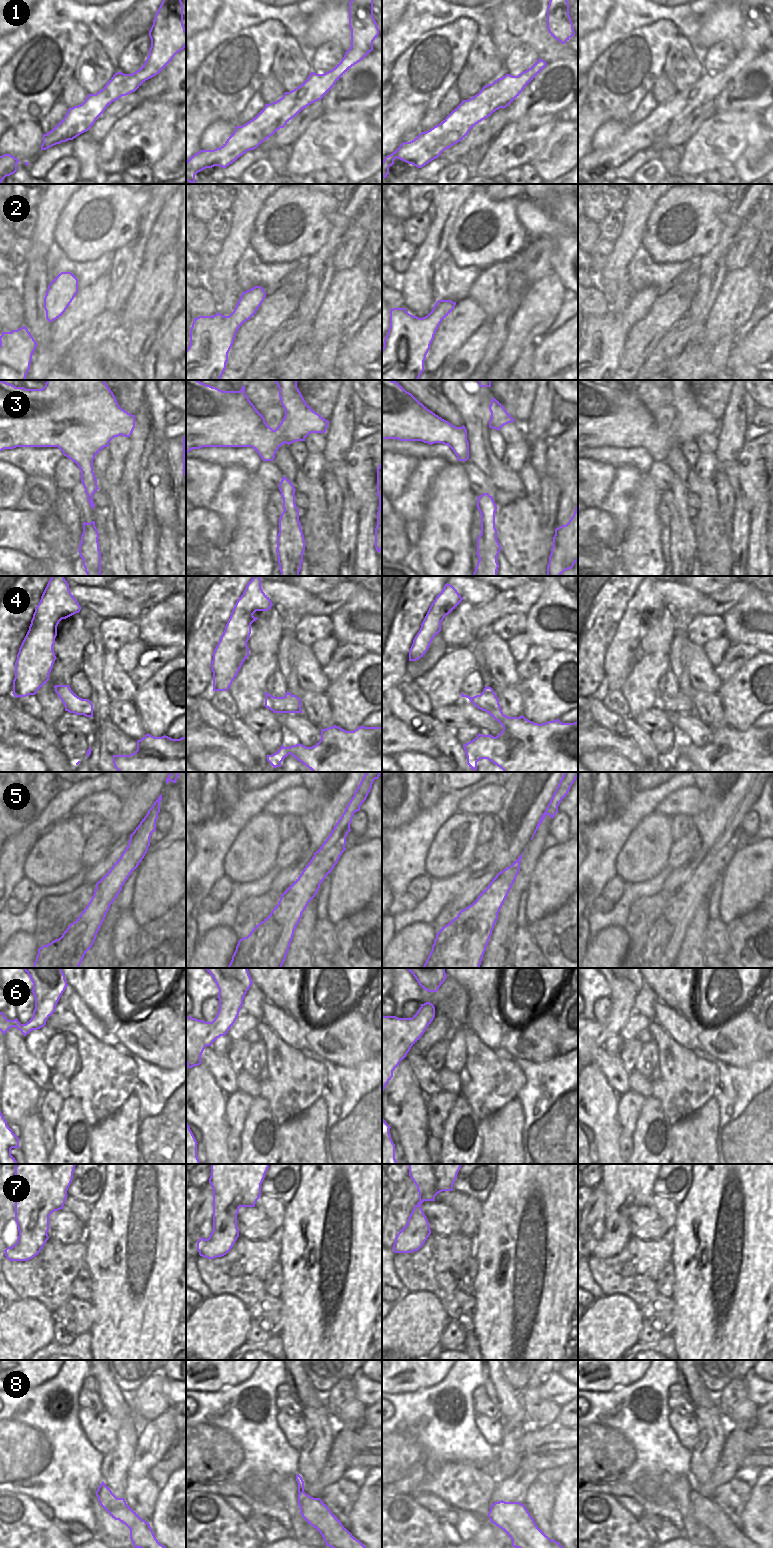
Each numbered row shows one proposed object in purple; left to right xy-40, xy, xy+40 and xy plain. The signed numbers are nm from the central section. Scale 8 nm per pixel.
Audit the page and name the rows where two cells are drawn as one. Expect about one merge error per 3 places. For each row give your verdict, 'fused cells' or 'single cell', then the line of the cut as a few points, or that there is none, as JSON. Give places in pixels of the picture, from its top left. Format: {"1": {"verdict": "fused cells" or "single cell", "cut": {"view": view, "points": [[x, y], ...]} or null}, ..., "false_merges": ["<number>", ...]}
{"1": {"verdict": "single cell", "cut": null}, "2": {"verdict": "single cell", "cut": null}, "3": {"verdict": "fused cells", "cut": {"view": "xy", "points": [[293, 494], [283, 501]]}}, "4": {"verdict": "single cell", "cut": null}, "5": {"verdict": "single cell", "cut": null}, "6": {"verdict": "single cell", "cut": null}, "7": {"verdict": "single cell", "cut": null}, "8": {"verdict": "single cell", "cut": null}, "false_merges": ["3"]}

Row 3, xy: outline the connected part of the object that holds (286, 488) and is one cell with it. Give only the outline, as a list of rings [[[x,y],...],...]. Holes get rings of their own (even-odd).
[[[283,476],[280,484],[279,484],[279,490],[281,492],[281,496],[283,498],[283,501],[288,501],[292,495],[295,493],[295,488],[291,481],[287,479],[285,476]]]

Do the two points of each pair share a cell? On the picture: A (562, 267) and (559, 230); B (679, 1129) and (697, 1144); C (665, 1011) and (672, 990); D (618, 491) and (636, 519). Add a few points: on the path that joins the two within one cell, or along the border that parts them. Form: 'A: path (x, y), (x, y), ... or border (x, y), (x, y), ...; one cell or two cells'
A: path (562, 258), (562, 239); one cell
B: path (683, 1130), (693, 1140); one cell
C: border (658, 1000), (687, 1019); two cells
D: border (636, 488), (629, 514), (629, 527), (625, 534); two cells

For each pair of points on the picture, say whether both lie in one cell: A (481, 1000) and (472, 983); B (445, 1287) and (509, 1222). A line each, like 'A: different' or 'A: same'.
A: different
B: different

